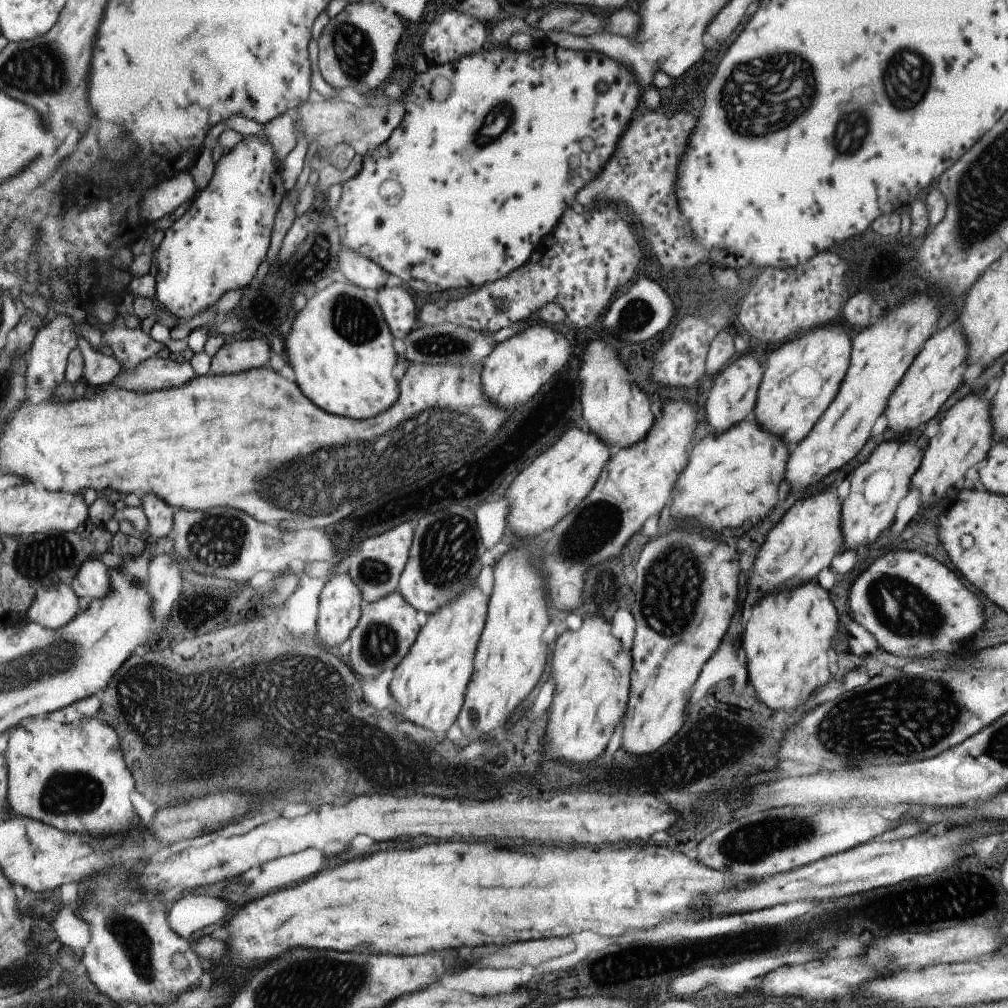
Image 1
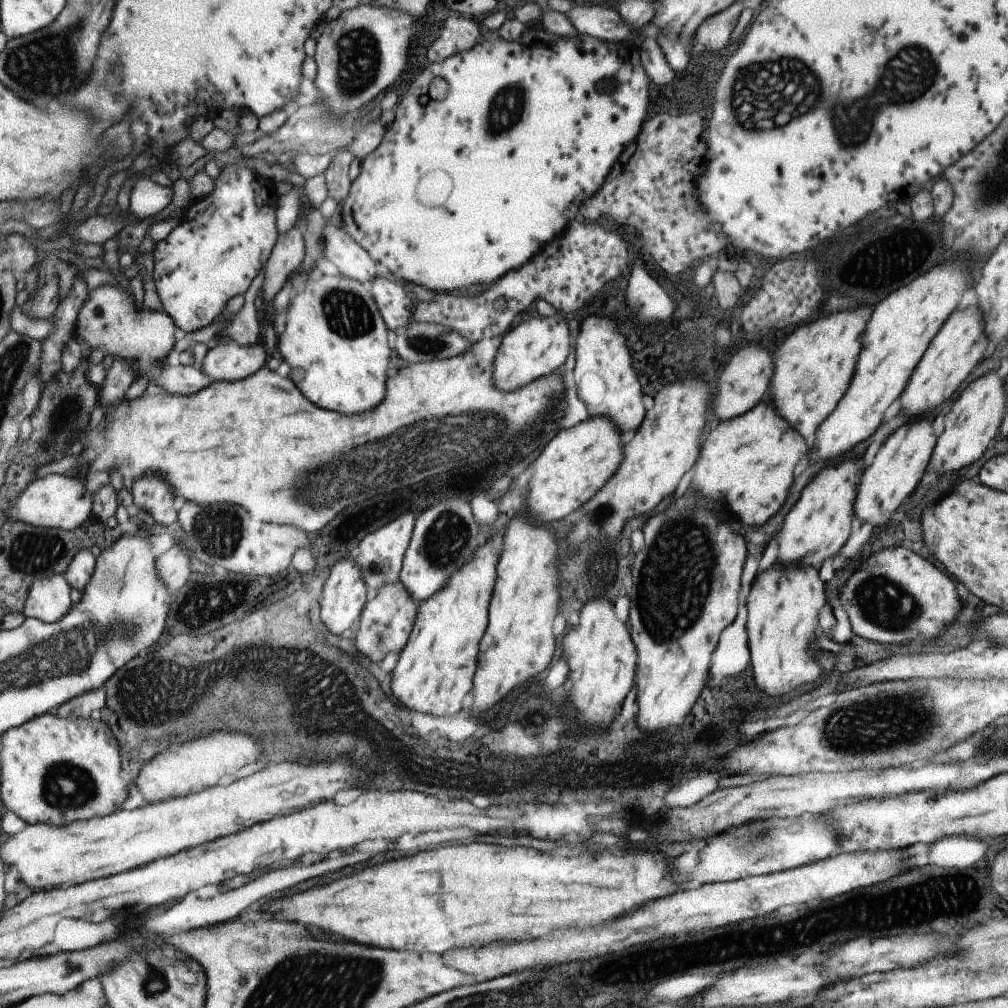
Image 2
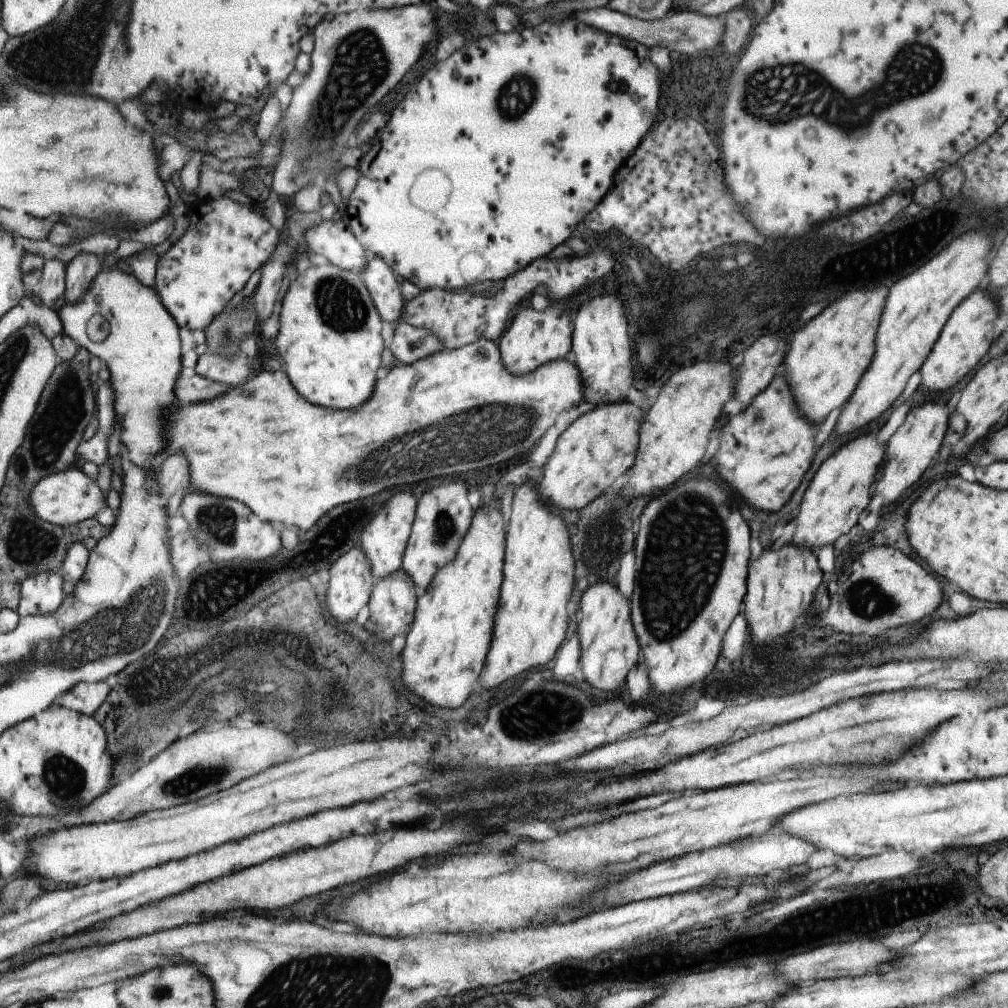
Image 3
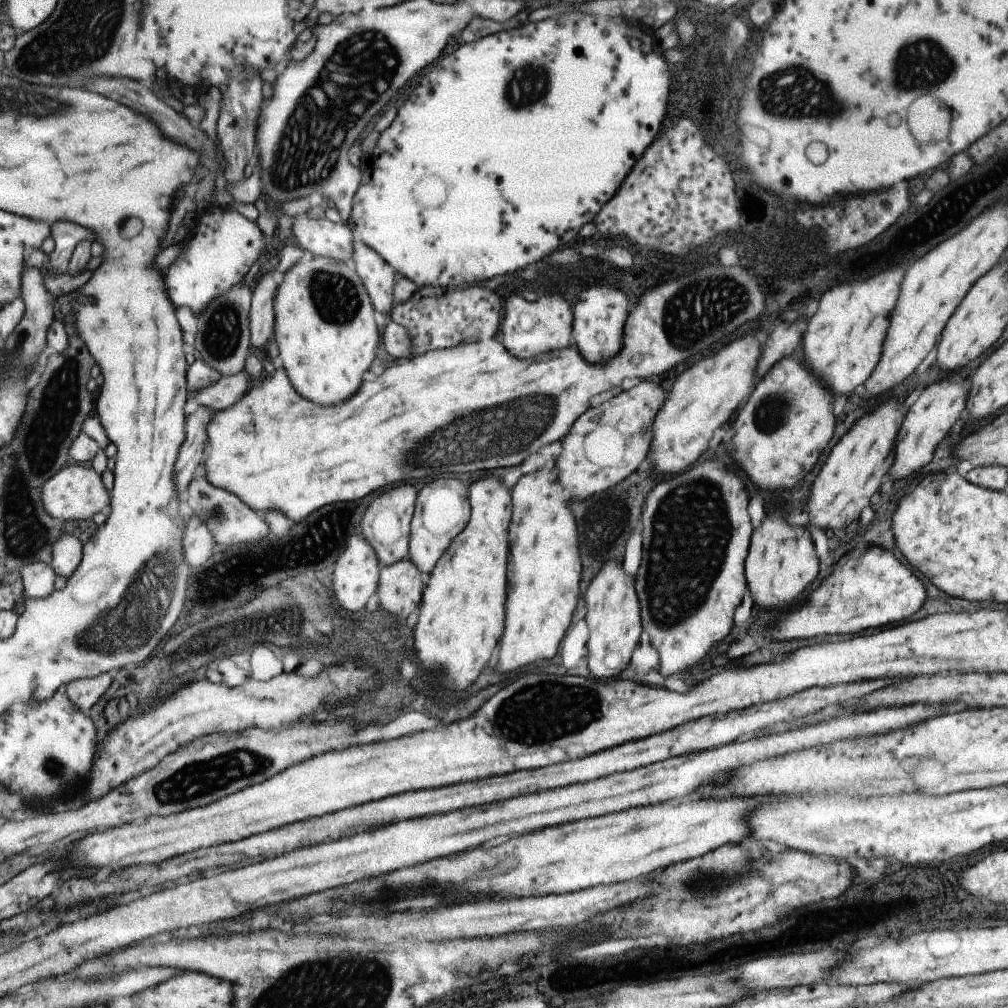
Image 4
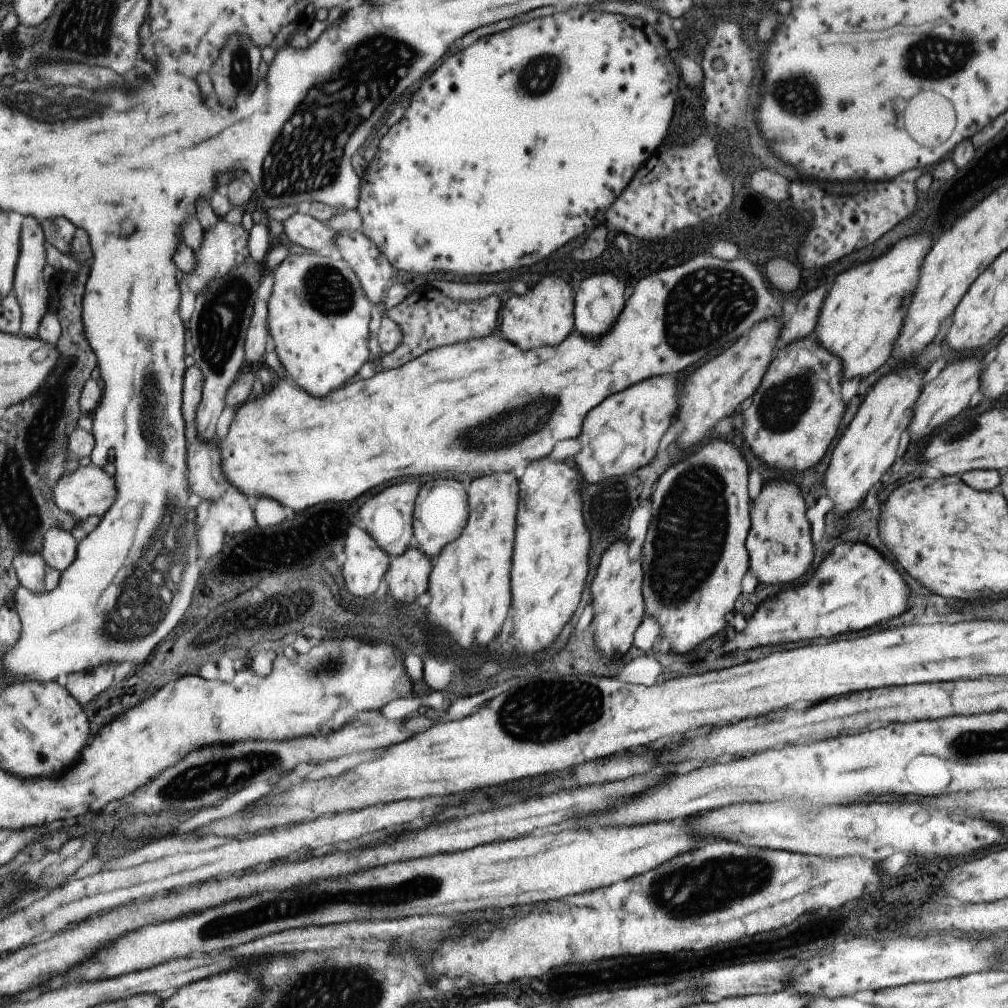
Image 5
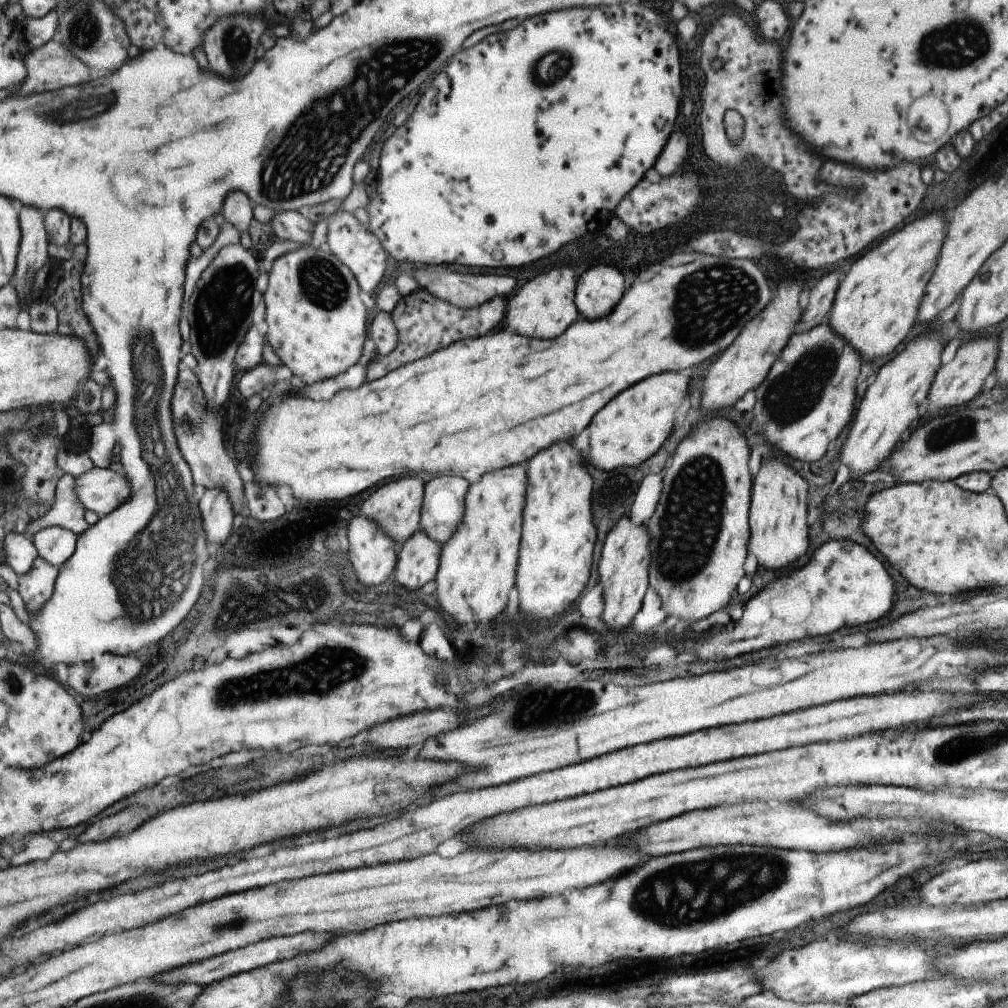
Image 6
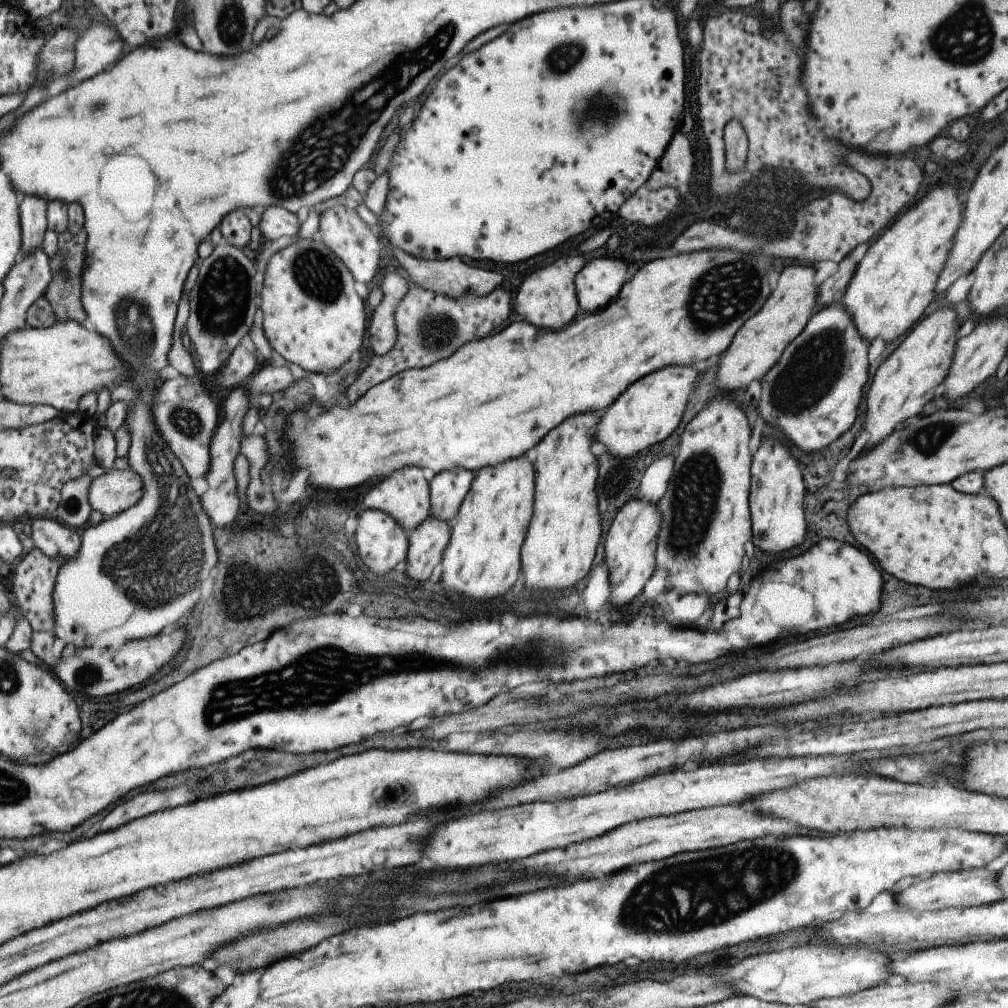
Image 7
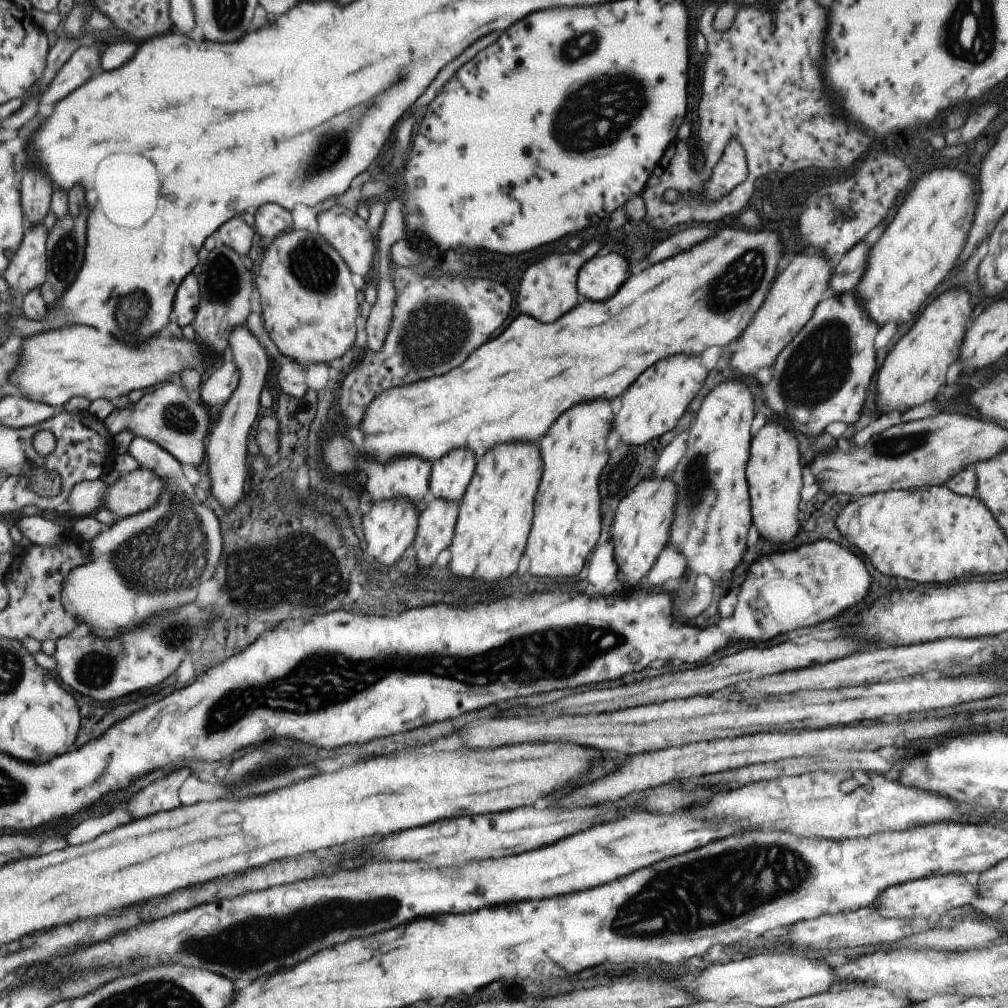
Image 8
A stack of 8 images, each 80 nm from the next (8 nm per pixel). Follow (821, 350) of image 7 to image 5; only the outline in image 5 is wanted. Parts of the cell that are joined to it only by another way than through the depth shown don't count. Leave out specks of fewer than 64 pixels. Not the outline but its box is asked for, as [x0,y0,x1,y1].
[743,338,843,472]

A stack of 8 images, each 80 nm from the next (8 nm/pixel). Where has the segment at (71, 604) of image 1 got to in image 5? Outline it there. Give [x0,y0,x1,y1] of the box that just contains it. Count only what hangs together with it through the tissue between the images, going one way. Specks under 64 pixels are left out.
[14,553,46,592]

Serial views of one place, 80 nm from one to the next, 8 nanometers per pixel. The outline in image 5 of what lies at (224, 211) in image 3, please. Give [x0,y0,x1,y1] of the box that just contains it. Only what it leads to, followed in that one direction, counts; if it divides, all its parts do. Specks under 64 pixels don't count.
[180,217,248,296]

